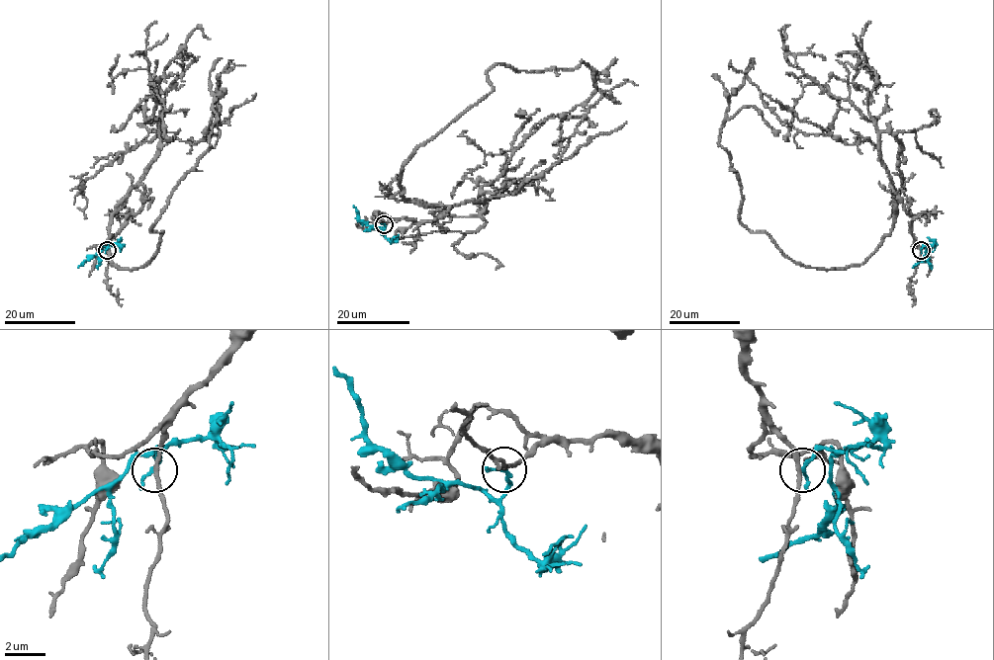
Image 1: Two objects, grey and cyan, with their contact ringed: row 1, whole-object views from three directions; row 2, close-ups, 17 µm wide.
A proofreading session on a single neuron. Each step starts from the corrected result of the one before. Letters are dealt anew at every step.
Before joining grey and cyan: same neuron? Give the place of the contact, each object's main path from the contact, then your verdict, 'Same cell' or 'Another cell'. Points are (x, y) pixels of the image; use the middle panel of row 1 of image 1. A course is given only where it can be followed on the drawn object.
Place: (384, 224). Course of grey: (384, 223), (448, 210), (406, 199), (400, 173), (492, 91), (496, 64), (542, 71), (581, 60), (610, 100). Course of cyan: (384, 224), (382, 229), (369, 226), (358, 217), (353, 205). Another cell

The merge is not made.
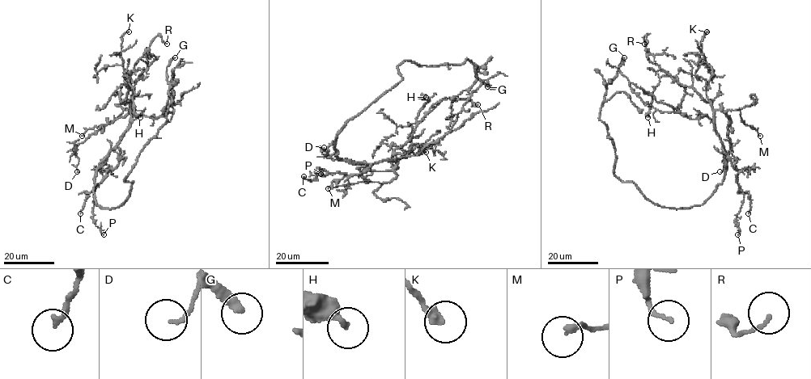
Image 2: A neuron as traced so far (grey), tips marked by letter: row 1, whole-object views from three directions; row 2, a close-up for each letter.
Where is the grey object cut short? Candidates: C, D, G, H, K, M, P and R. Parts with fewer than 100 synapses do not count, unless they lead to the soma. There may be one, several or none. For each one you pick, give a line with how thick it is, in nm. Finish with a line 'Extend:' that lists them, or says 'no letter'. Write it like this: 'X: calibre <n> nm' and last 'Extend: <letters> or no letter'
G: calibre 280 nm
Extend: G

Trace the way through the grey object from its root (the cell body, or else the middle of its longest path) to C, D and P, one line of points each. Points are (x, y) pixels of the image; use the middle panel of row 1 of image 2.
C: (337, 138), (337, 157), (370, 166), (358, 174), (320, 168), (316, 178), (303, 176)
D: (337, 138), (336, 154), (343, 159), (397, 164), (371, 170), (346, 158), (324, 156), (324, 147)
P: (337, 138), (334, 147), (337, 157), (371, 165), (358, 174), (335, 172), (323, 176), (316, 168), (320, 174)

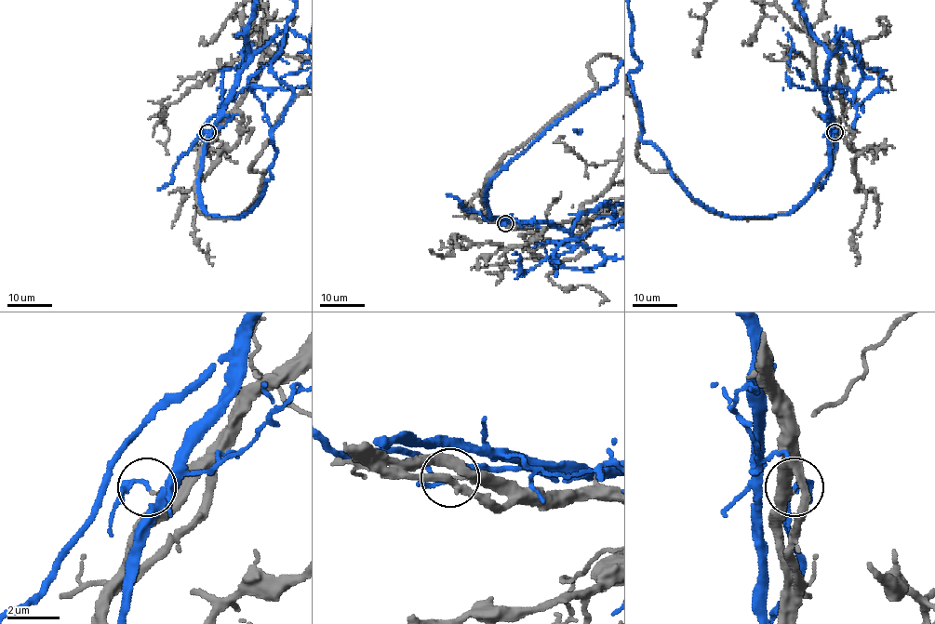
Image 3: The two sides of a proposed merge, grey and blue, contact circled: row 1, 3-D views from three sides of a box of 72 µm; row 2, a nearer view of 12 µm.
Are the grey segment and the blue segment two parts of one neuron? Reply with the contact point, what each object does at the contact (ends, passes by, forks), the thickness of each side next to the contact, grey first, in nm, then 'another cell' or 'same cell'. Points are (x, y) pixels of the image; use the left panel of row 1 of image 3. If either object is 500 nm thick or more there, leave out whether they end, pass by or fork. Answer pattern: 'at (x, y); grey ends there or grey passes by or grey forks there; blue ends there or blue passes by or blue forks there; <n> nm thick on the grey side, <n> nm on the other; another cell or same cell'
at (207, 132); grey ends there; blue passes by; 110 nm thick on the grey side, 110 nm on the other; another cell

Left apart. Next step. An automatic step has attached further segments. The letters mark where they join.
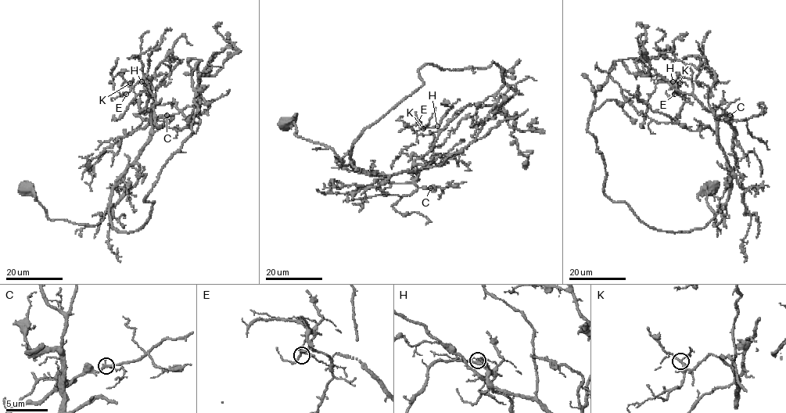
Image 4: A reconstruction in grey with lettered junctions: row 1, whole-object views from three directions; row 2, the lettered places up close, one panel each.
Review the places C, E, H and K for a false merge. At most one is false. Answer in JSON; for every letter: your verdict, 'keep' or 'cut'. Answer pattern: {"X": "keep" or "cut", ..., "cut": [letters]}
{"C": "keep", "E": "keep", "H": "keep", "K": "keep", "cut": []}

